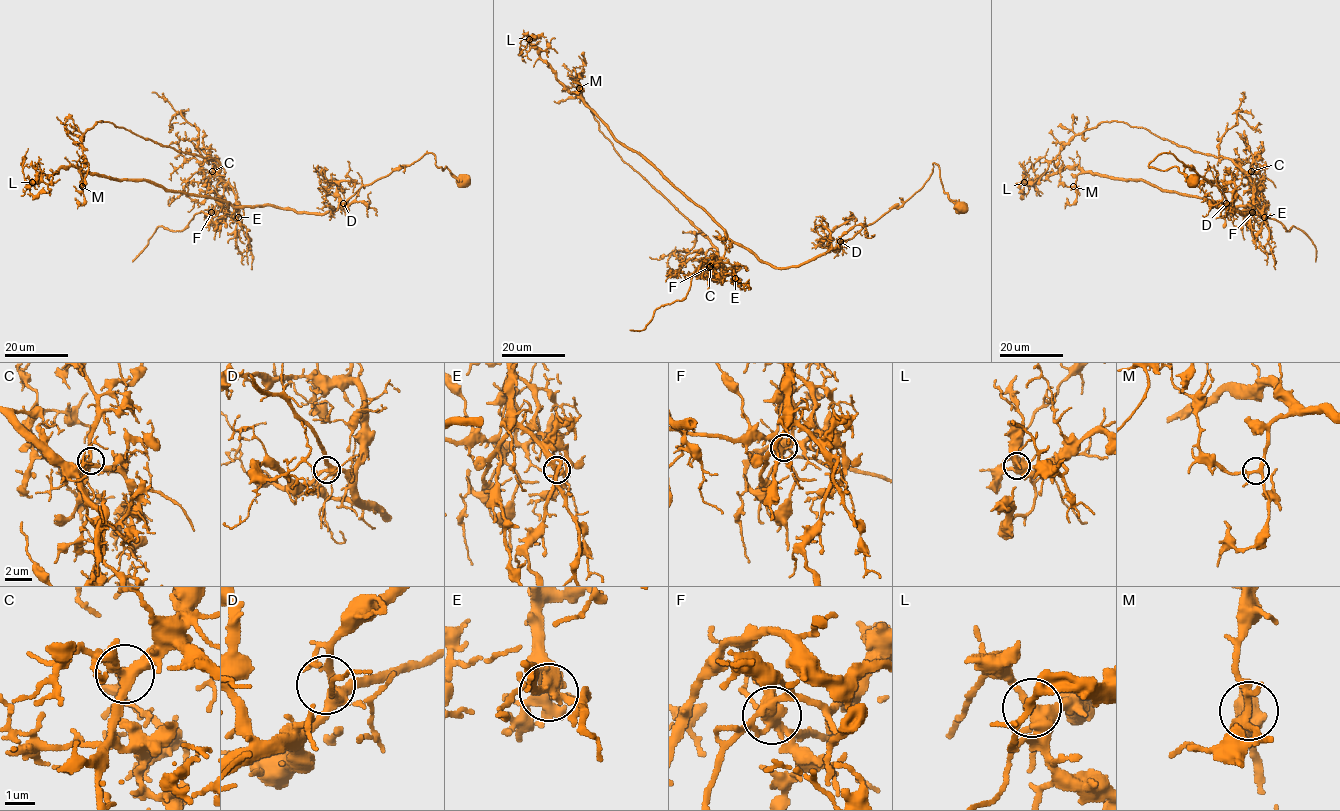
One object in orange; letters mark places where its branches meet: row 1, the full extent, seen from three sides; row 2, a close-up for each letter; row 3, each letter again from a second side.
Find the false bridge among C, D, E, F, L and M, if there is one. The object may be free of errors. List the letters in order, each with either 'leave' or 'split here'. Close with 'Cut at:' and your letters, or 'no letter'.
C: leave
D: leave
E: leave
F: split here
L: leave
M: leave
Cut at: F

